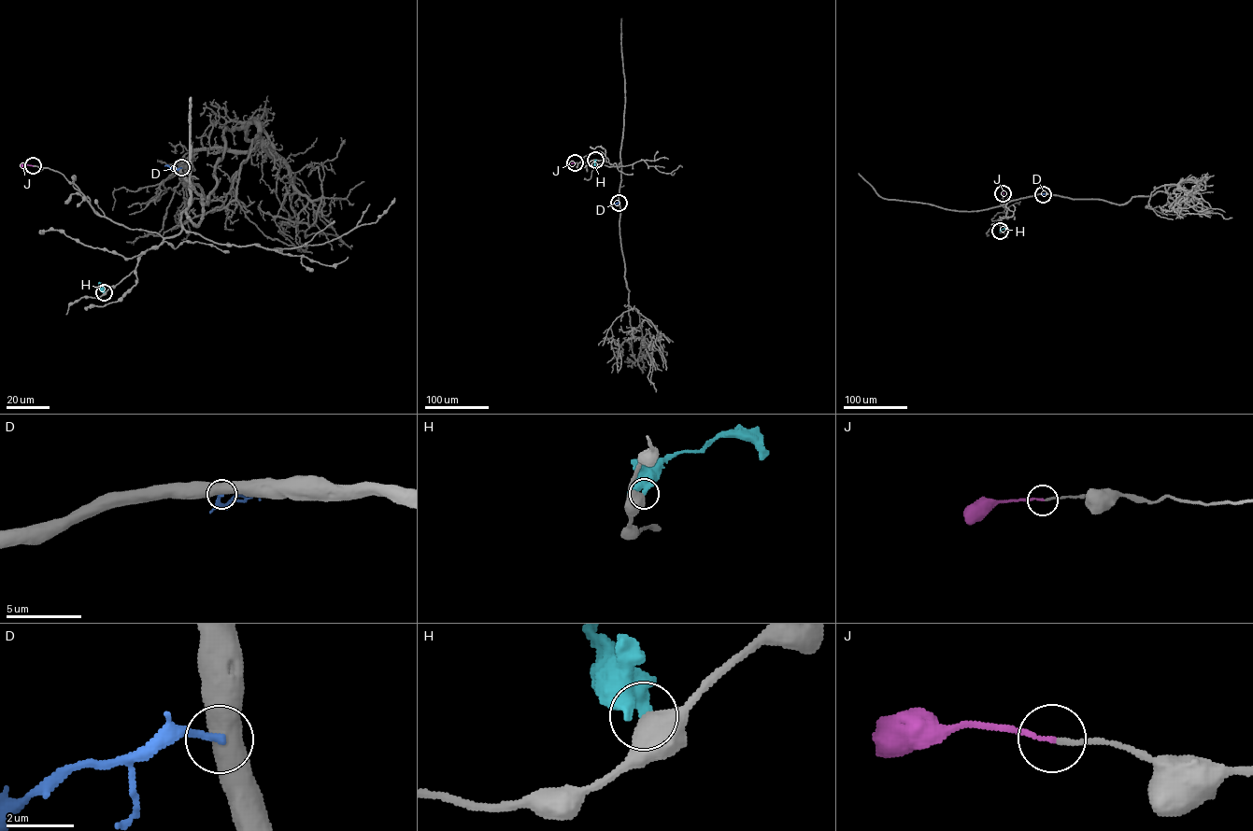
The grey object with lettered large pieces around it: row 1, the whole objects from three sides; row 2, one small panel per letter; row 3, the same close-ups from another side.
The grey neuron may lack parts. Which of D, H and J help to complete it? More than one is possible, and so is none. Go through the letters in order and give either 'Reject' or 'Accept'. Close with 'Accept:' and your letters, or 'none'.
D: Reject
H: Reject
J: Accept
Accept: J

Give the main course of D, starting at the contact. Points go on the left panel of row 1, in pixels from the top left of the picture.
D: (181, 168), (164, 165)

